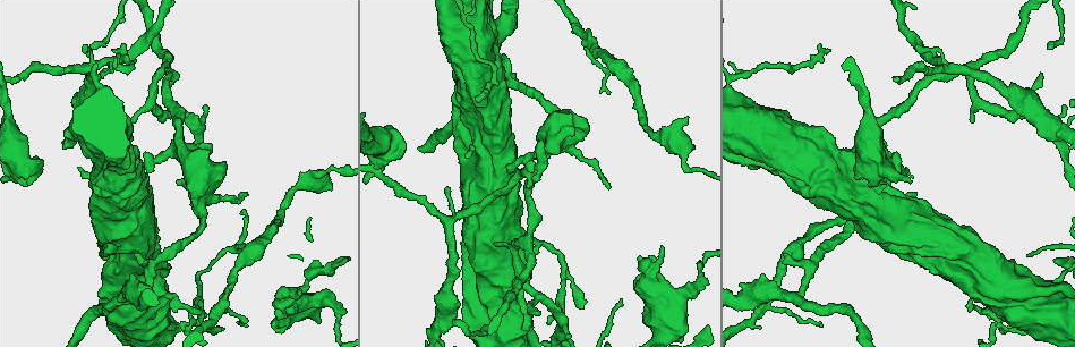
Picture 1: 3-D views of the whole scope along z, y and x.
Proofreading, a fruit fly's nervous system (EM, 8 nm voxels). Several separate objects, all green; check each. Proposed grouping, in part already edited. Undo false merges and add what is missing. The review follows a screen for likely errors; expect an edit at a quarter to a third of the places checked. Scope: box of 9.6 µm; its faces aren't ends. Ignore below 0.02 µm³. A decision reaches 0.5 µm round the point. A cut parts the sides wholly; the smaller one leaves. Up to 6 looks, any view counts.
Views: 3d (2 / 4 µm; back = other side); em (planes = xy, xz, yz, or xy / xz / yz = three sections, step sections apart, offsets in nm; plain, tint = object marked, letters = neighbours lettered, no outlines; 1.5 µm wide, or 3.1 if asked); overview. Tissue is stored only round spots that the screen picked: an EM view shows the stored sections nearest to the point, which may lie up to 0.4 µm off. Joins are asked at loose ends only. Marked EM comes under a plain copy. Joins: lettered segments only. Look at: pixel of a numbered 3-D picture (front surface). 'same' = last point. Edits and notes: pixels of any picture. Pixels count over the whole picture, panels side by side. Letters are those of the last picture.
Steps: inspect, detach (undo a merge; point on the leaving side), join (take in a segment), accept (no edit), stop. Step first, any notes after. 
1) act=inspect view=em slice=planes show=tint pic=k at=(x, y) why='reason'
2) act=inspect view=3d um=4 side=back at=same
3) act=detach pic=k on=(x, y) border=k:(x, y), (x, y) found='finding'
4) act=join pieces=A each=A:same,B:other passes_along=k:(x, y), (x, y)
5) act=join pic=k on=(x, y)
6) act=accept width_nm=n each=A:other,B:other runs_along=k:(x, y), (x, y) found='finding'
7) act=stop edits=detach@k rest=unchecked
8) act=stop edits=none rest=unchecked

act=inspect view=em slice=xy step=8 show=letters pic=1 at=(684, 167) why='thick turns thin'

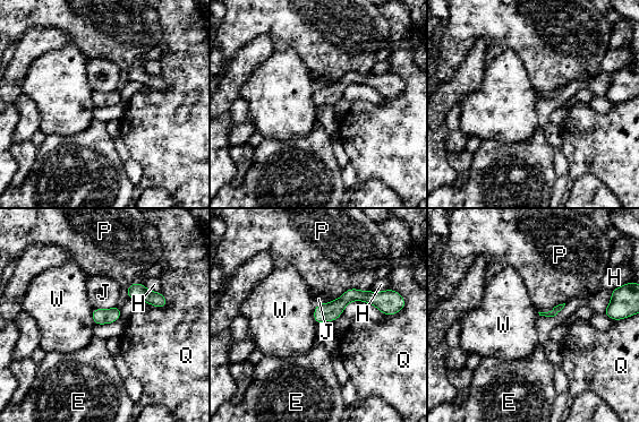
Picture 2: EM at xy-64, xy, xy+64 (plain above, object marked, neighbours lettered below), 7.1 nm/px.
act=accept width_nm=110 each=E:other,H:other,J:other,P:other,Q:other,W:other found='one cell here'

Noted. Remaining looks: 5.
act=inspect view=em slice=xy step=4 show=tint pic=1 at=(844, 208) why='closes a loop'

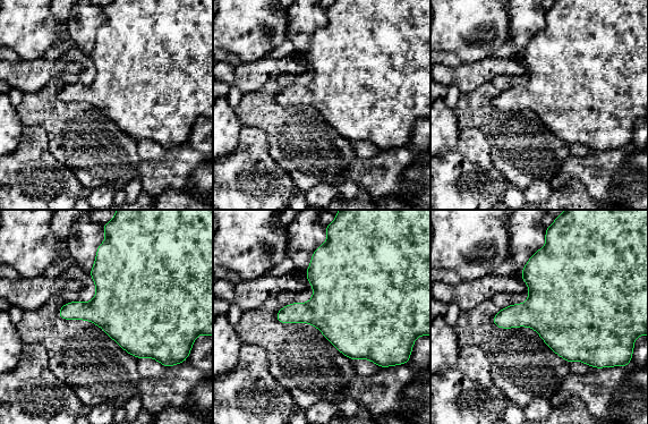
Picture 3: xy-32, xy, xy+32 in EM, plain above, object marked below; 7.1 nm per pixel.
act=inspect view=em slice=xy step=4 show=letters at=same

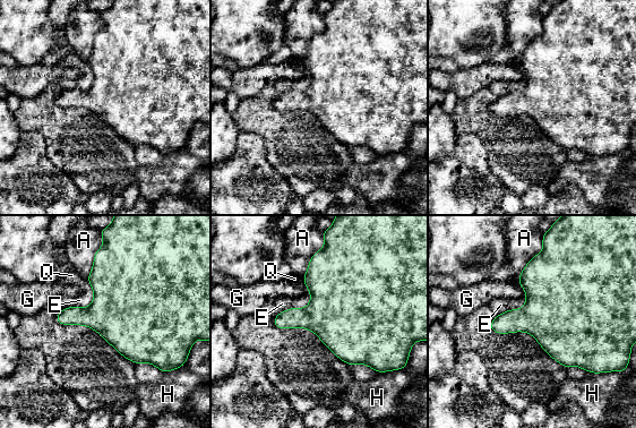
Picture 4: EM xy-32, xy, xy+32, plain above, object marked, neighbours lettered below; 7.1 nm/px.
act=accept width_nm=360 each=A:other,E:other,G:other,H:other,Q:other border=4:(525, 301), (520, 308), (497, 315) found='all the same cell'

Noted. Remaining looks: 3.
act=inspect view=em slice=planes show=letters pic=1 at=(220, 329) why='an open end'

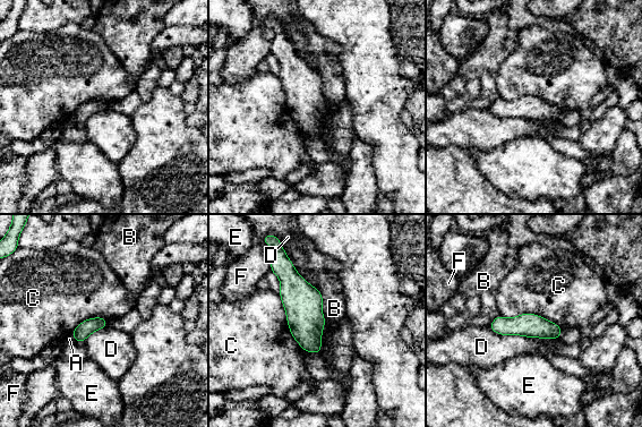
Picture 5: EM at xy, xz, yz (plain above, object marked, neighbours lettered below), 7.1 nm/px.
act=accept each=A:other,B:other,C:other,D:other,E:other,F:other found='no lettered segment goes on from it'

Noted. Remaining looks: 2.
act=stop edits=none rest=unchecked

